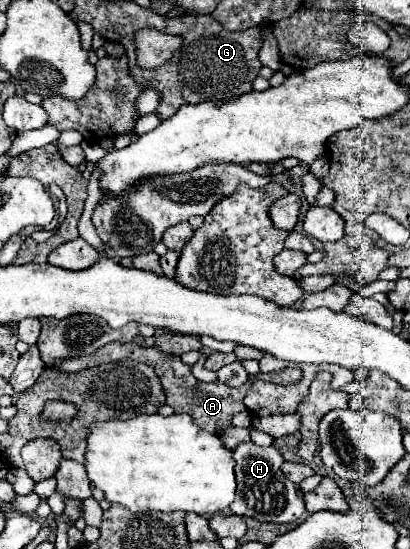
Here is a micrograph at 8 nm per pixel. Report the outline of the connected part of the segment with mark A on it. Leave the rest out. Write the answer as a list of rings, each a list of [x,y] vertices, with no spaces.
[[[108,344],[104,348],[100,348],[96,354],[90,354],[90,356],[80,356],[80,358],[70,358],[70,360],[64,360],[64,362],[56,362],[54,366],[62,372],[76,372],[76,370],[84,370],[84,368],[90,368],[90,366],[98,366],[98,364],[106,364],[106,362],[116,362],[116,360],[136,360],[136,362],[144,362],[144,364],[150,364],[156,372],[156,376],[160,378],[160,384],[164,388],[164,394],[166,394],[166,404],[170,404],[174,408],[176,414],[190,414],[194,418],[194,422],[208,430],[208,432],[216,432],[216,434],[224,434],[226,428],[232,428],[232,418],[238,414],[238,412],[244,412],[246,406],[244,406],[244,396],[246,396],[246,384],[238,386],[238,388],[232,388],[220,380],[212,382],[212,384],[204,384],[200,380],[196,380],[192,376],[192,366],[190,364],[184,364],[180,356],[172,356],[172,354],[166,354],[166,352],[160,352],[156,348],[140,348],[140,346],[134,346],[134,344]]]

